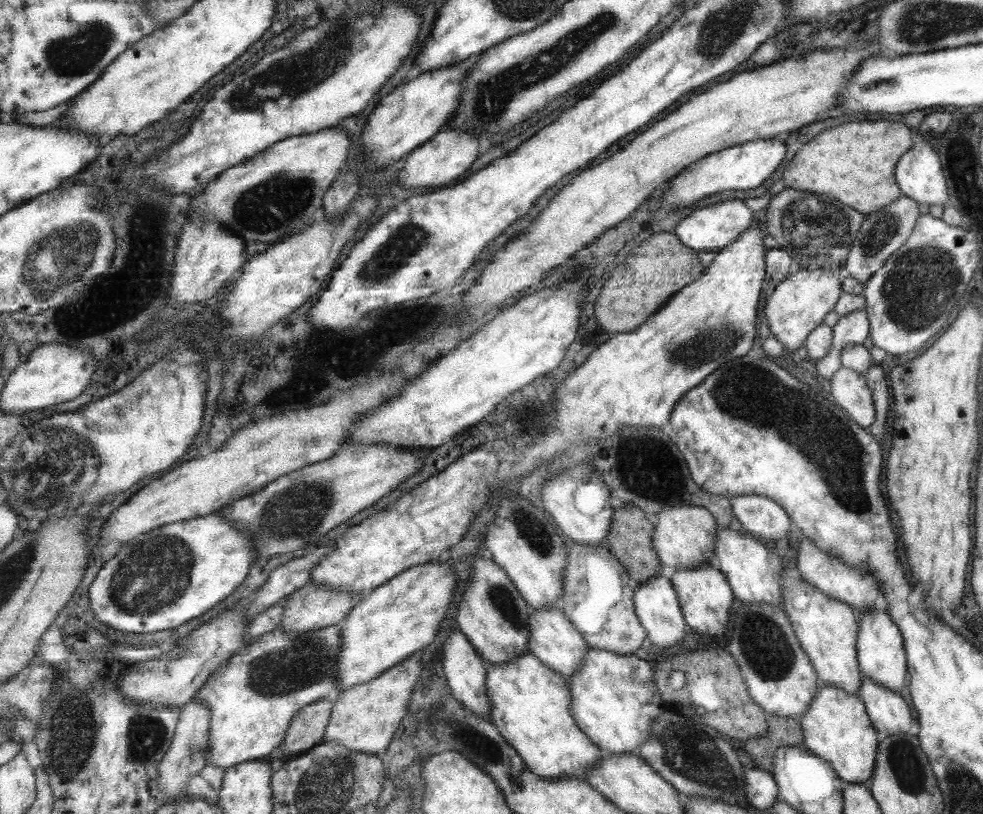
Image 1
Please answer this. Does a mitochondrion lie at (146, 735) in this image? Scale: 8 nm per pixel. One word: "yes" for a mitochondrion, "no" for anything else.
yes

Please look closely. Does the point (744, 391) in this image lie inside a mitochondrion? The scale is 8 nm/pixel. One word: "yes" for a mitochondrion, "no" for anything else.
yes

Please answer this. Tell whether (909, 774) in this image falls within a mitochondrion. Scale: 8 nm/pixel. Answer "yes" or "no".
yes

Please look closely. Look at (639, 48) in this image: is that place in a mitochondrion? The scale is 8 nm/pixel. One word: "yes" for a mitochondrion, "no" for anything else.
no

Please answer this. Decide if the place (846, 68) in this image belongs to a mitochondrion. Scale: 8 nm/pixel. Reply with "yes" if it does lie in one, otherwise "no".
no

